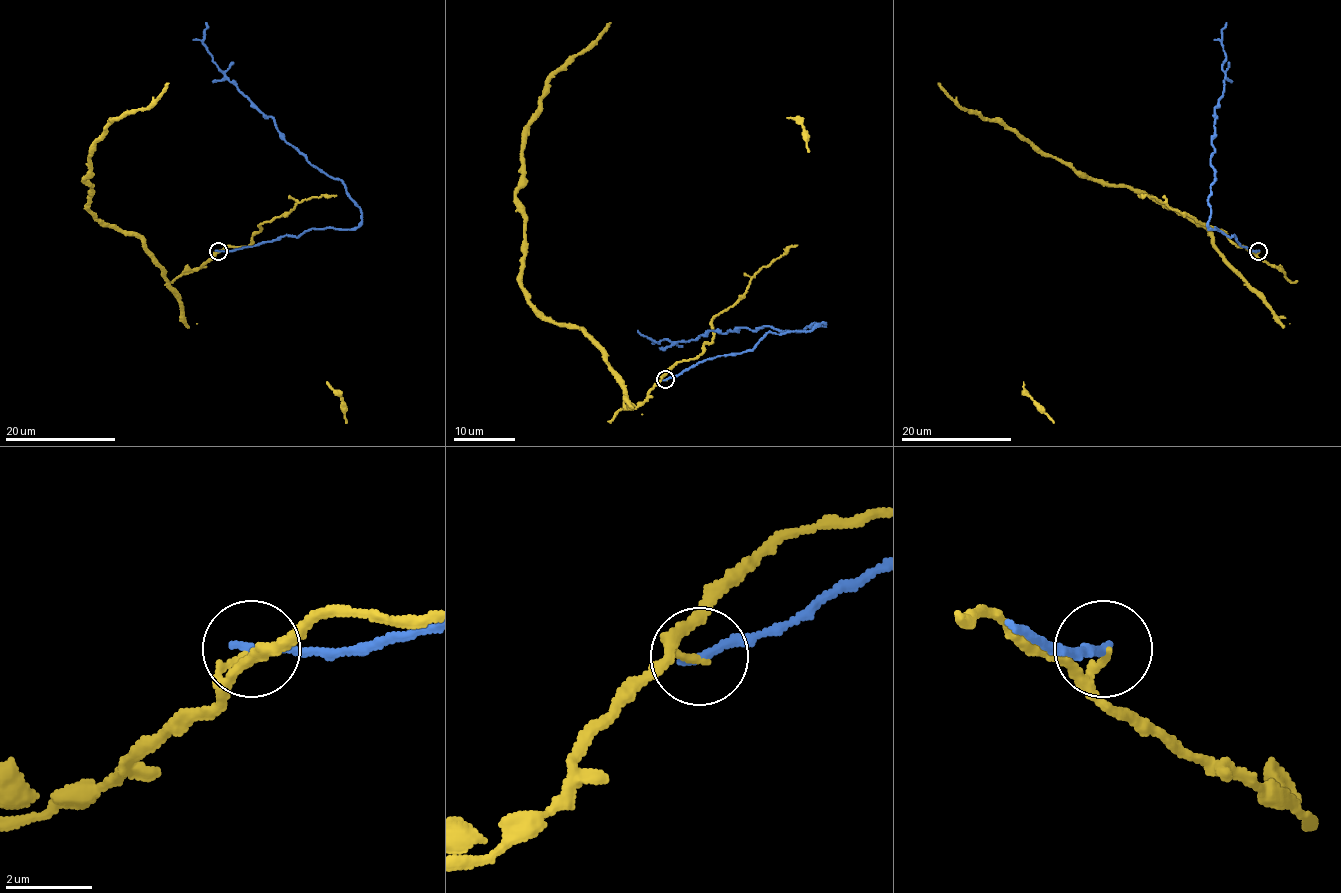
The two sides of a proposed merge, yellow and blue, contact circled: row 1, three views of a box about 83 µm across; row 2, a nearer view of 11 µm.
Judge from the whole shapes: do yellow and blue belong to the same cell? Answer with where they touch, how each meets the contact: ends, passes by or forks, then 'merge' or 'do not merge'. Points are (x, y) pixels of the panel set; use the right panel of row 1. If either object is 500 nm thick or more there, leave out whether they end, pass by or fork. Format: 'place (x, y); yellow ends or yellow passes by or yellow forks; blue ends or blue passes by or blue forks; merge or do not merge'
place (1258, 251); yellow ends; blue ends; do not merge

